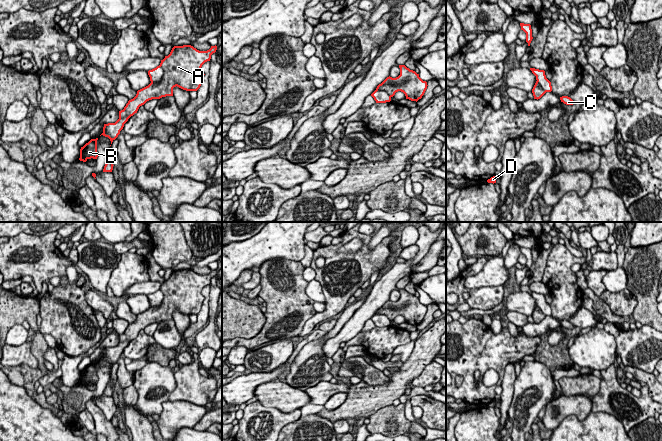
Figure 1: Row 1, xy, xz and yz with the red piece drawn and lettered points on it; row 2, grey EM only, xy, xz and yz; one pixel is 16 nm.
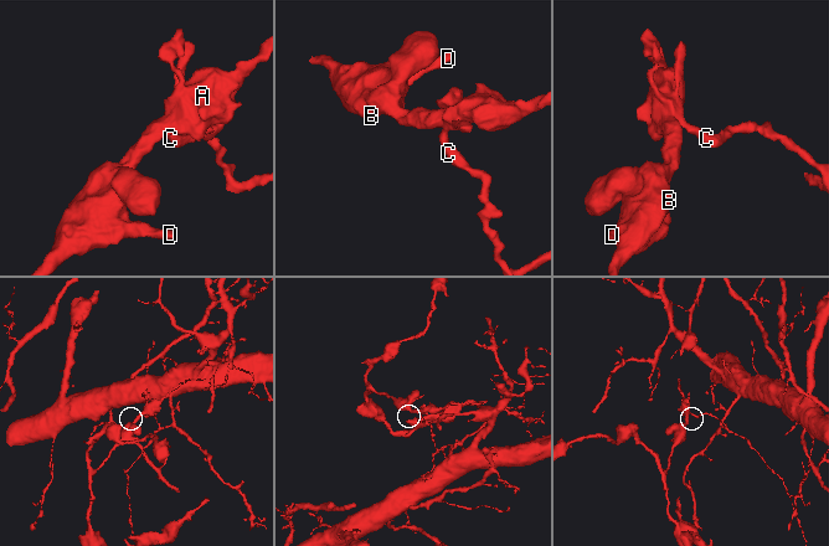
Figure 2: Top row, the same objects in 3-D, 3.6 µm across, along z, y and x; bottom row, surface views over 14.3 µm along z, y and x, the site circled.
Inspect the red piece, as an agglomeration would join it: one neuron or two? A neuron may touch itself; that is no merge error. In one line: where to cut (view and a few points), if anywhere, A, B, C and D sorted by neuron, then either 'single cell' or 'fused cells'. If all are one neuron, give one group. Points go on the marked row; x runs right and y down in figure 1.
xy (160, 65), (163, 75), (158, 81), (151, 83) | A B D / C | fused cells

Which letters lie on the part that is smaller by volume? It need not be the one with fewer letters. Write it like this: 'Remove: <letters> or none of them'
Remove: A, B, D

